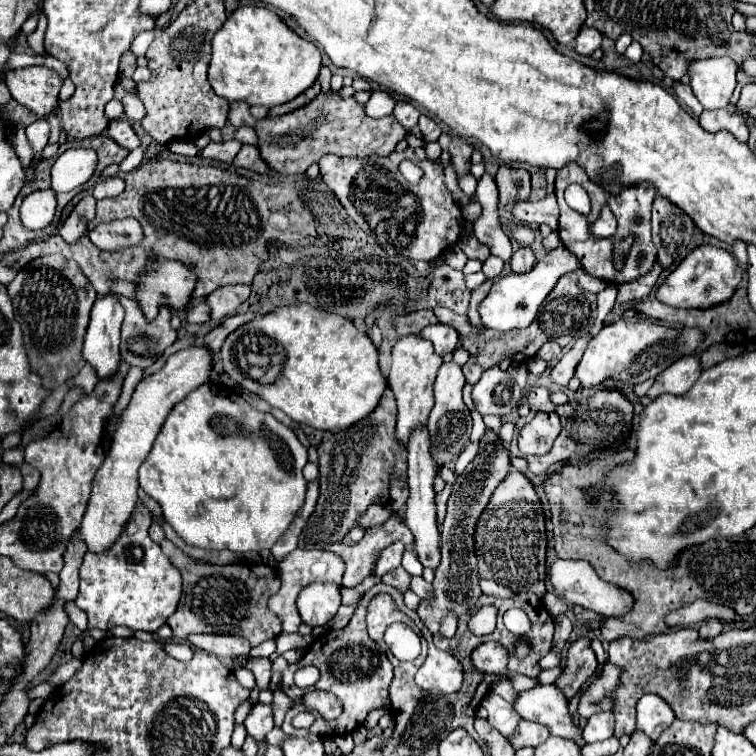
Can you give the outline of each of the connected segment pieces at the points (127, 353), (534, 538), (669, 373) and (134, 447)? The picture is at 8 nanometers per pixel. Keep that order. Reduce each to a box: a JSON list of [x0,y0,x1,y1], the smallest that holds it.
[[120,296,178,368],[474,470,546,596],[648,354,702,398],[80,346,212,552]]

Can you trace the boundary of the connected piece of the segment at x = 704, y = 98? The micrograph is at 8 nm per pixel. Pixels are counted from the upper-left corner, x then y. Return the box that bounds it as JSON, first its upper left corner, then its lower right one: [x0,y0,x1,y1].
[688,58,738,110]

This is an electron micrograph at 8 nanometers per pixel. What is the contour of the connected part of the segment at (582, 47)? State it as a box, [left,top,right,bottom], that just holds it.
[574,26,602,56]

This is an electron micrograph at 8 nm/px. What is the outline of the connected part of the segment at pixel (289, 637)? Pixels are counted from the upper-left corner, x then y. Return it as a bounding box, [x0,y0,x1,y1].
[269,633,313,662]

